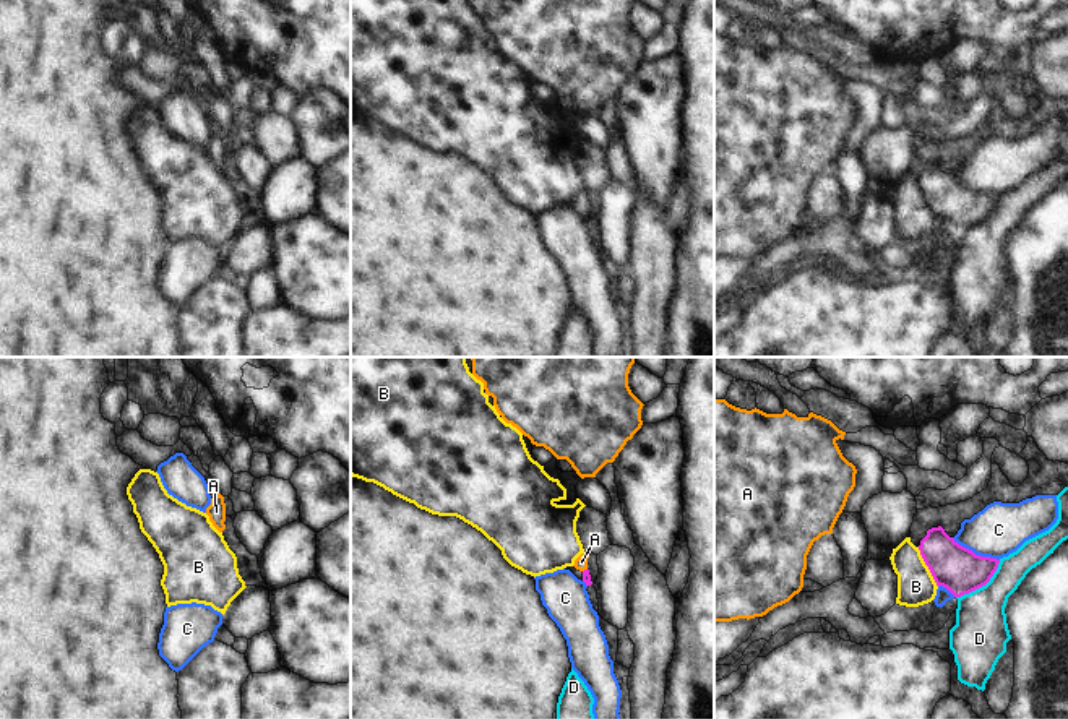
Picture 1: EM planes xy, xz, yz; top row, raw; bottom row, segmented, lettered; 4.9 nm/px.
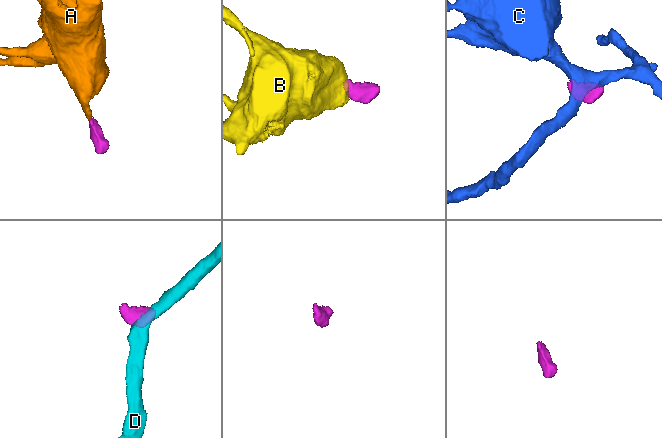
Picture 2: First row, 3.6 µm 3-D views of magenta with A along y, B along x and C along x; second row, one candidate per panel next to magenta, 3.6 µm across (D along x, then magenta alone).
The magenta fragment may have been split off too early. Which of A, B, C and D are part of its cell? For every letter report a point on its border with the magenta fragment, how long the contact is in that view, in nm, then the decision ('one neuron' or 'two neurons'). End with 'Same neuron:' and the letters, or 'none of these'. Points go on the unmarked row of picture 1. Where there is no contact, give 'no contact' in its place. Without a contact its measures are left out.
A: xz (585, 206) | 30 nm | one neuron
B: yz (927, 202) | 220 nm | two neurons
C: yz (974, 190) | 260 nm | two neurons
D: yz (982, 221) | 300 nm | two neurons
Same neuron: A

